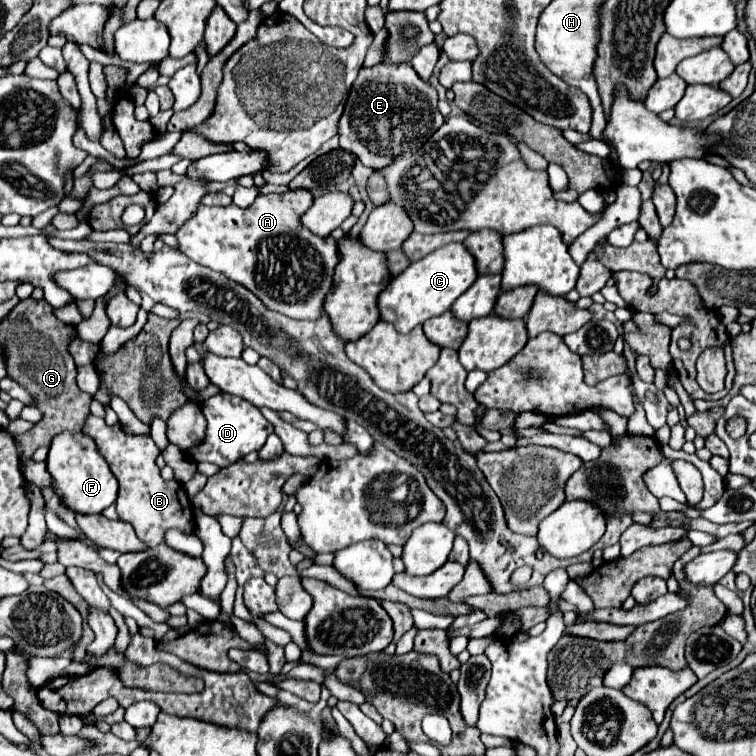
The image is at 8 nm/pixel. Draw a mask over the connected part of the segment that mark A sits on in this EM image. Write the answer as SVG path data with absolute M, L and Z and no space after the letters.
M303 189L287 191L283 195L257 195L253 205L241 209L237 205L229 207L205 207L199 205L197 213L175 233L179 241L179 249L191 257L193 261L223 273L225 277L231 277L233 281L239 281L241 285L247 285L269 309L279 311L293 319L315 319L323 311L323 299L331 289L333 269L337 265L337 243L327 237L315 237L313 233L307 233L303 225L299 225L299 217L311 207L313 195Z

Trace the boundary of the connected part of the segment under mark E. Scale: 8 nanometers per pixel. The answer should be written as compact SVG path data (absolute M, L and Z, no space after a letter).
M381 63L359 71L339 119L337 135L339 145L355 153L363 165L381 169L399 157L411 157L443 121L443 115L437 111L437 91L421 81L409 63Z

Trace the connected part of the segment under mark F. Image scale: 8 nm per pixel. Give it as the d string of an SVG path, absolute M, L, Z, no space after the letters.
M59 433L51 443L47 455L47 471L51 475L51 489L61 497L61 503L73 513L101 513L117 499L117 479L103 455L97 451L91 437L85 433Z

